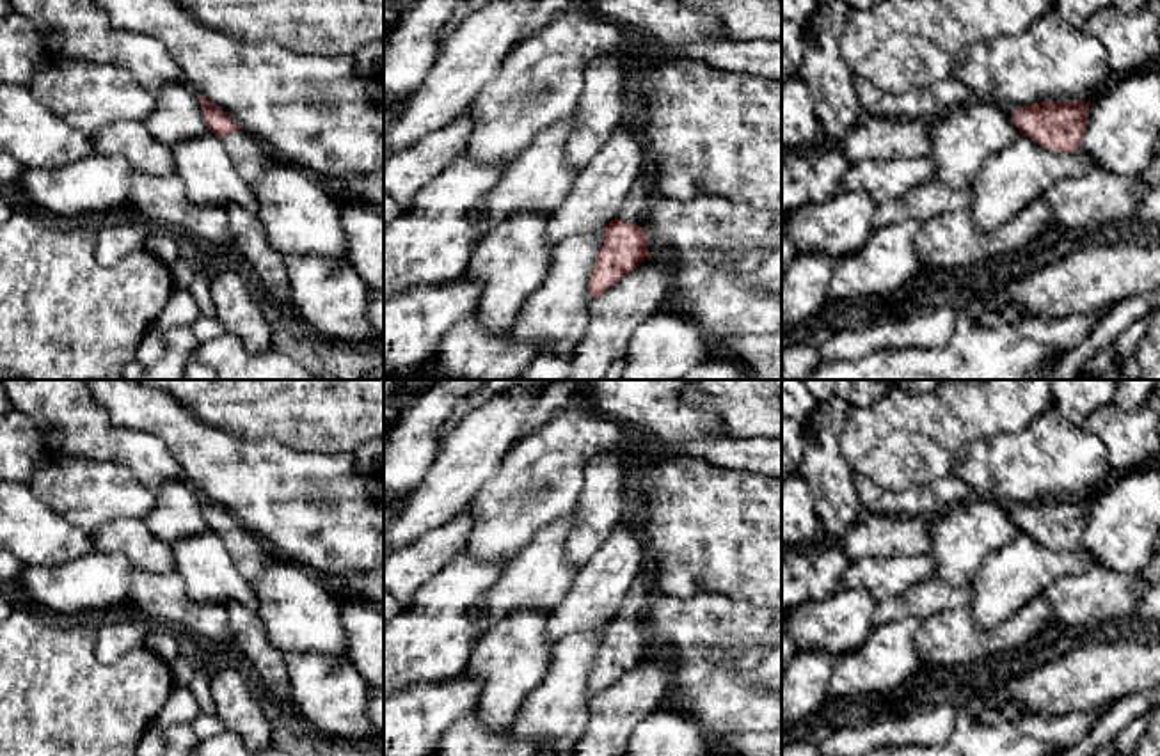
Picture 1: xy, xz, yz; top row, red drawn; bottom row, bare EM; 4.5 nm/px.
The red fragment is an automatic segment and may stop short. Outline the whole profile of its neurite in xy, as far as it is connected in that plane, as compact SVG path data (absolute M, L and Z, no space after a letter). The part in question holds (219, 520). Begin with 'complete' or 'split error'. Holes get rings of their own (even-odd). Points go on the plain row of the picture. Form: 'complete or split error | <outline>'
split error | M199 493L208 529L224 539L236 568L254 584L265 571L272 550L252 532L242 529L218 504Z

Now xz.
split error | M650 568L631 586L615 618L602 626L602 644L588 678L590 696L597 696L648 655L647 632L640 626L645 600L654 593Z

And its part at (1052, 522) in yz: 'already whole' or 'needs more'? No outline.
already whole

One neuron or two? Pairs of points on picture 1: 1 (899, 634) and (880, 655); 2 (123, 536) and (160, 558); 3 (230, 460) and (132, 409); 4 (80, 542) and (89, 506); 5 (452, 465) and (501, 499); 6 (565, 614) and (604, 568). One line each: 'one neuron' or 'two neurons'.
1: one neuron
2: one neuron
3: one neuron
4: two neurons
5: two neurons
6: one neuron

